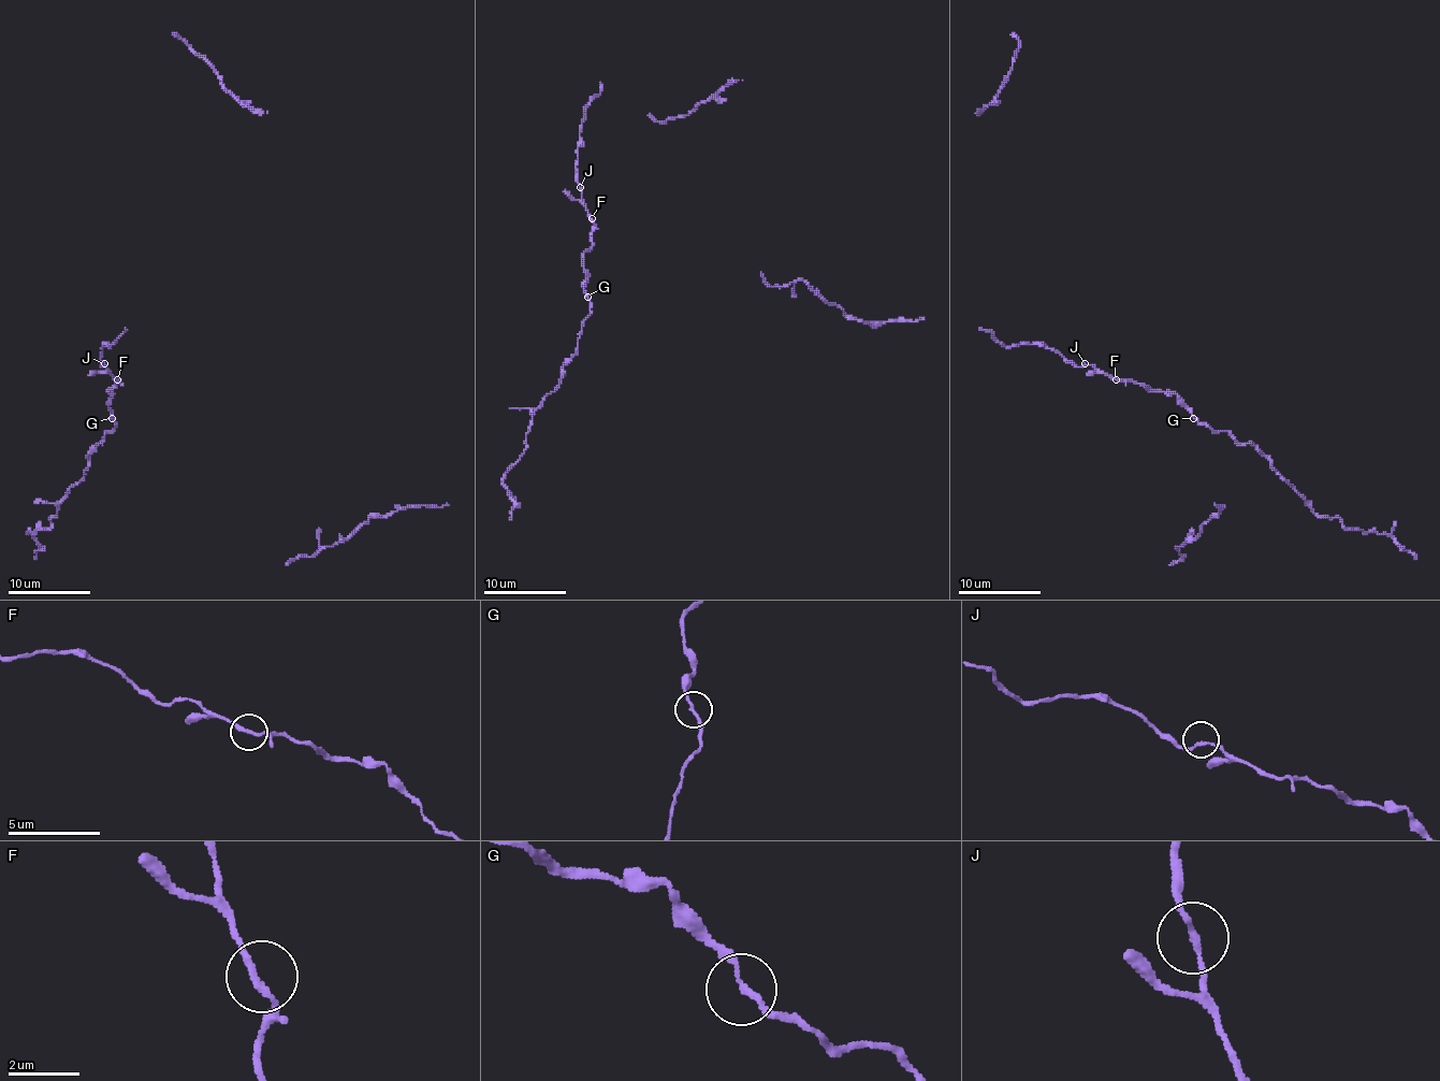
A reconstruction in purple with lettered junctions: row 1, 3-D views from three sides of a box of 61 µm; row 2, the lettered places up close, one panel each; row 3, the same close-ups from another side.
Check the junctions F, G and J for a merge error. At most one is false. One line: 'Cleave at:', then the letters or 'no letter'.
Cleave at: no letter

